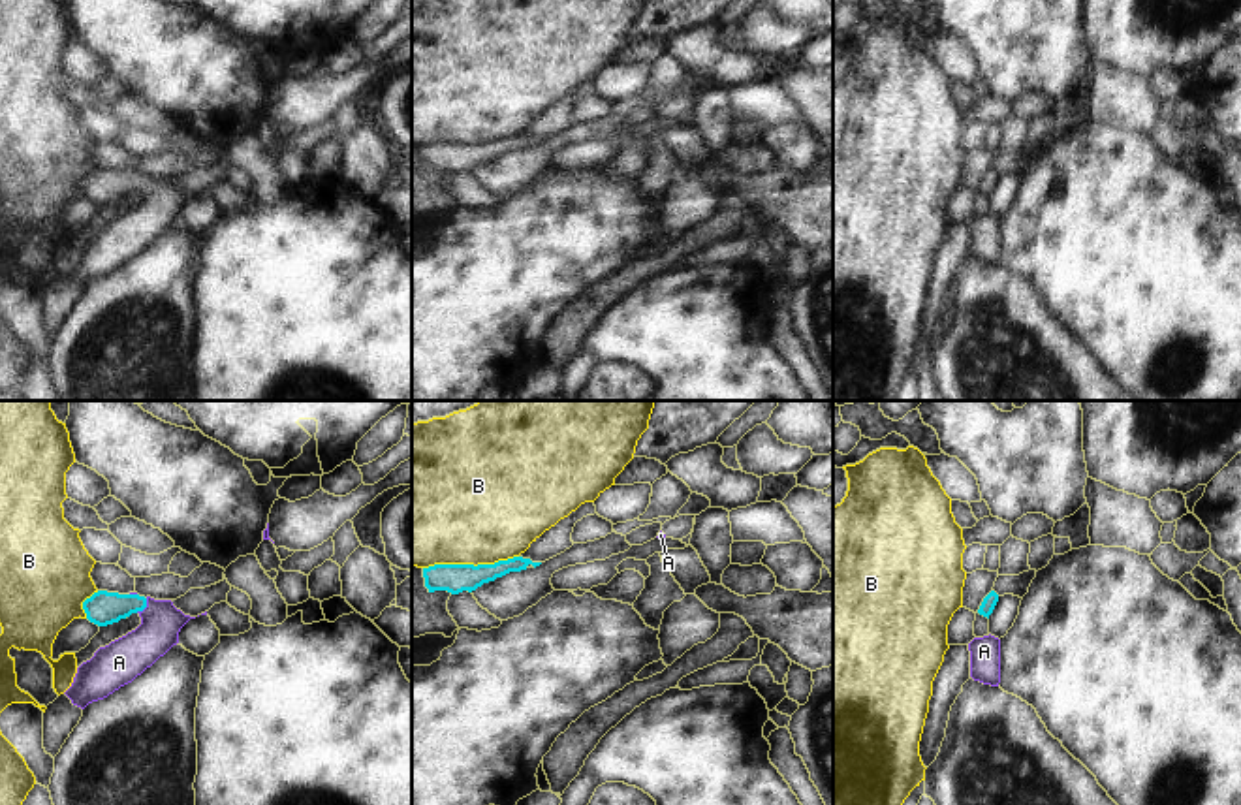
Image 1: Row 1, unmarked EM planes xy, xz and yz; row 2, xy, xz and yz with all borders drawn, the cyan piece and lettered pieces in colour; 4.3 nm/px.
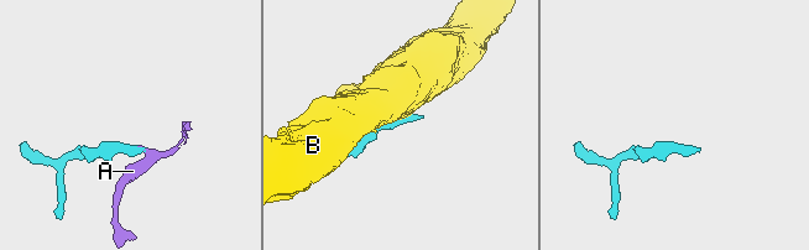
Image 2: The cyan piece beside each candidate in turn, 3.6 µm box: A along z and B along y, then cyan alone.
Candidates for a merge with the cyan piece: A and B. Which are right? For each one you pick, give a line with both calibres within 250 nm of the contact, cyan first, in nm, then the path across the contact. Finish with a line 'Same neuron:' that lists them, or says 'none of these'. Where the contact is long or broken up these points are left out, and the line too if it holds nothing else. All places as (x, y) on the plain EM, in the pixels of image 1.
A: Thickness 150 nm (cyan) against 180 nm. Path across: xy (102, 187), (143, 187), (147, 215), (125, 237)
Same neuron: A.

